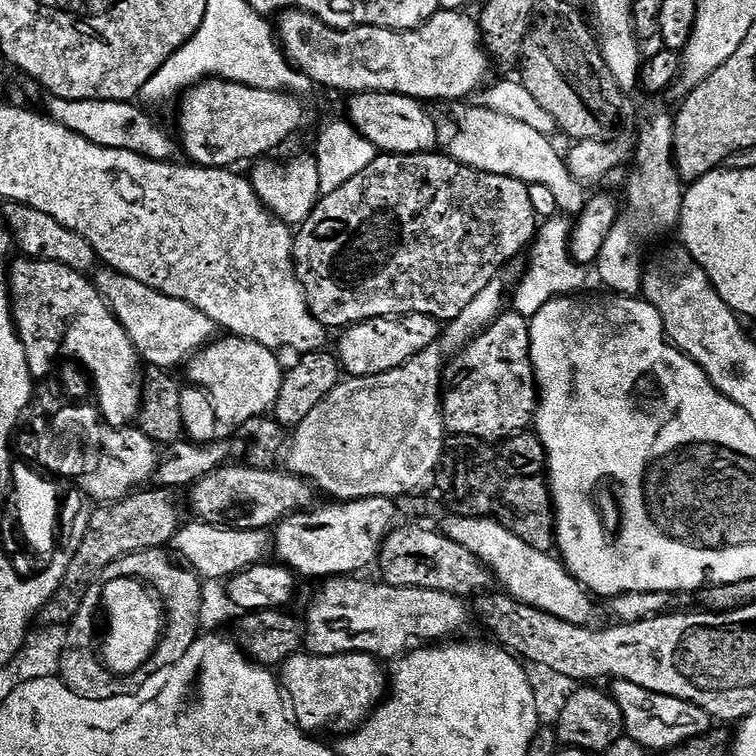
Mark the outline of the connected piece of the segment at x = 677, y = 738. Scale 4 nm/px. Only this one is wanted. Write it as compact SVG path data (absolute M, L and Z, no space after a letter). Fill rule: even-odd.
M615 681L611 685L610 694L618 702L624 719L624 730L627 736L634 738L643 748L667 750L676 748L688 739L706 735L713 727L713 717L685 700L670 698L666 694L654 694L650 690L642 690L642 686L634 686L634 682Z

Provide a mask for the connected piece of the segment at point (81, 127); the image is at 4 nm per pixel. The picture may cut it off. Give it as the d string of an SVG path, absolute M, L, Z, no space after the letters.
M49 99L47 115L74 134L110 150L130 150L151 160L175 161L178 144L172 140L139 108L139 103L127 100L59 100Z

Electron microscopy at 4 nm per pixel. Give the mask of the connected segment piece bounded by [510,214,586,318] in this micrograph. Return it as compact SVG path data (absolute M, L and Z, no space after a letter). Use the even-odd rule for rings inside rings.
M557 214L547 217L539 225L534 243L531 245L530 253L532 257L528 260L528 268L523 269L522 275L510 296L511 307L525 318L531 318L538 314L538 310L542 310L542 306L546 306L546 302L551 300L559 300L561 296L572 296L584 284L585 265L578 264L572 256L570 250L570 242L572 241L572 226L573 221L567 215Z

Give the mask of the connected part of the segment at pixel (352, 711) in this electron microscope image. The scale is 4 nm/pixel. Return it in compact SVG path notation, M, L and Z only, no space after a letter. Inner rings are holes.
M301 650L279 669L278 679L290 705L290 715L306 734L329 732L333 738L356 732L386 696L390 680L381 661L369 652L316 656Z

